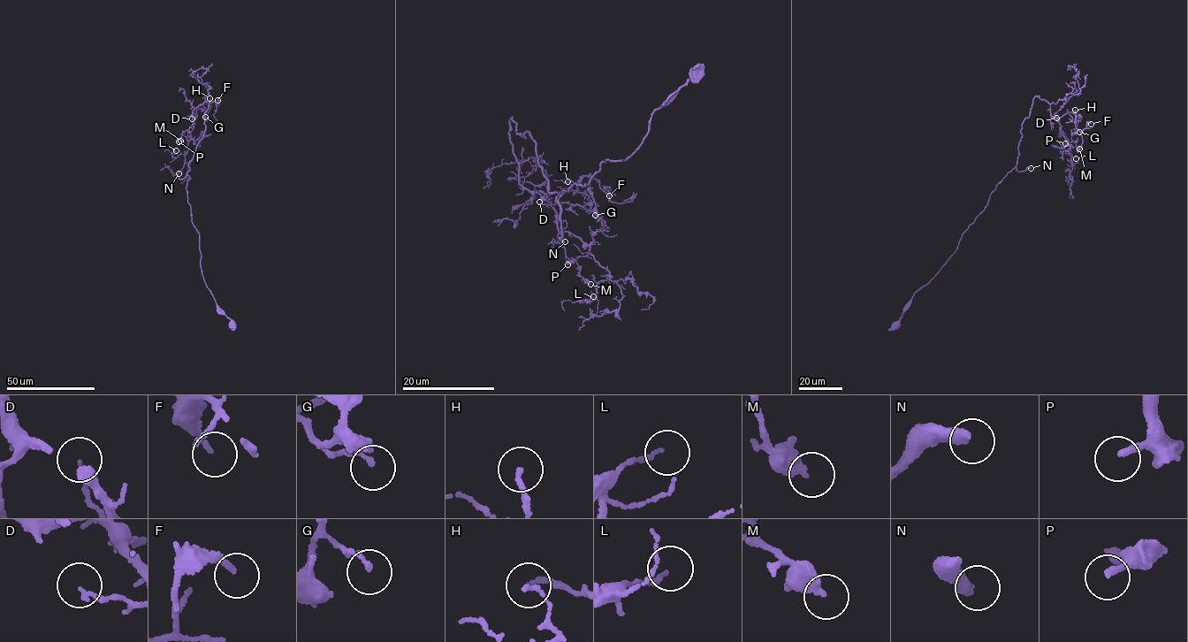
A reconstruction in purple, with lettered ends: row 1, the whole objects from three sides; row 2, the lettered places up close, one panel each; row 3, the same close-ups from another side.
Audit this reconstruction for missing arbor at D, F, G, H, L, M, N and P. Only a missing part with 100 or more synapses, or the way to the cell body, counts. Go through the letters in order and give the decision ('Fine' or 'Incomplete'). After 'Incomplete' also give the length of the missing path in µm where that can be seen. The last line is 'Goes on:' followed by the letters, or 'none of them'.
D: Fine
F: Fine
G: Fine
H: Fine
L: Fine
M: Fine
N: Incomplete. Missing length about 45 µm
P: Fine
Goes on: N

